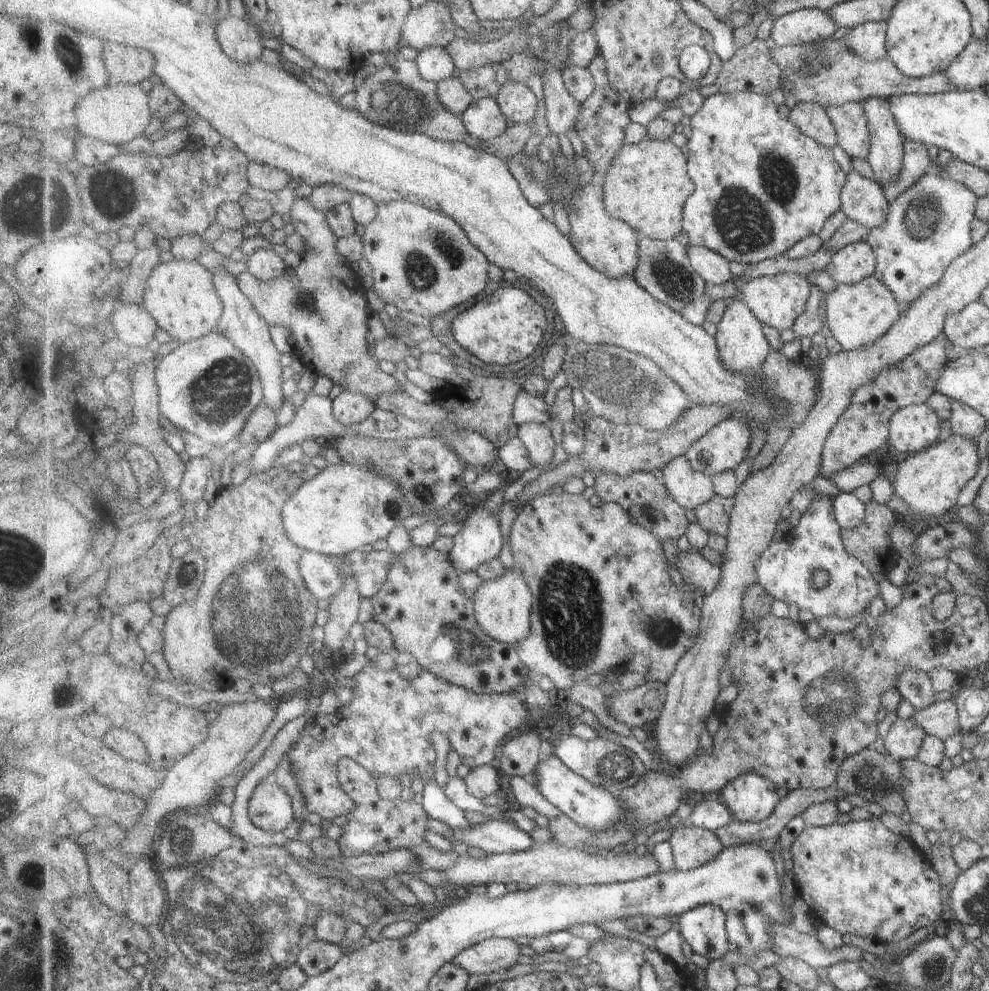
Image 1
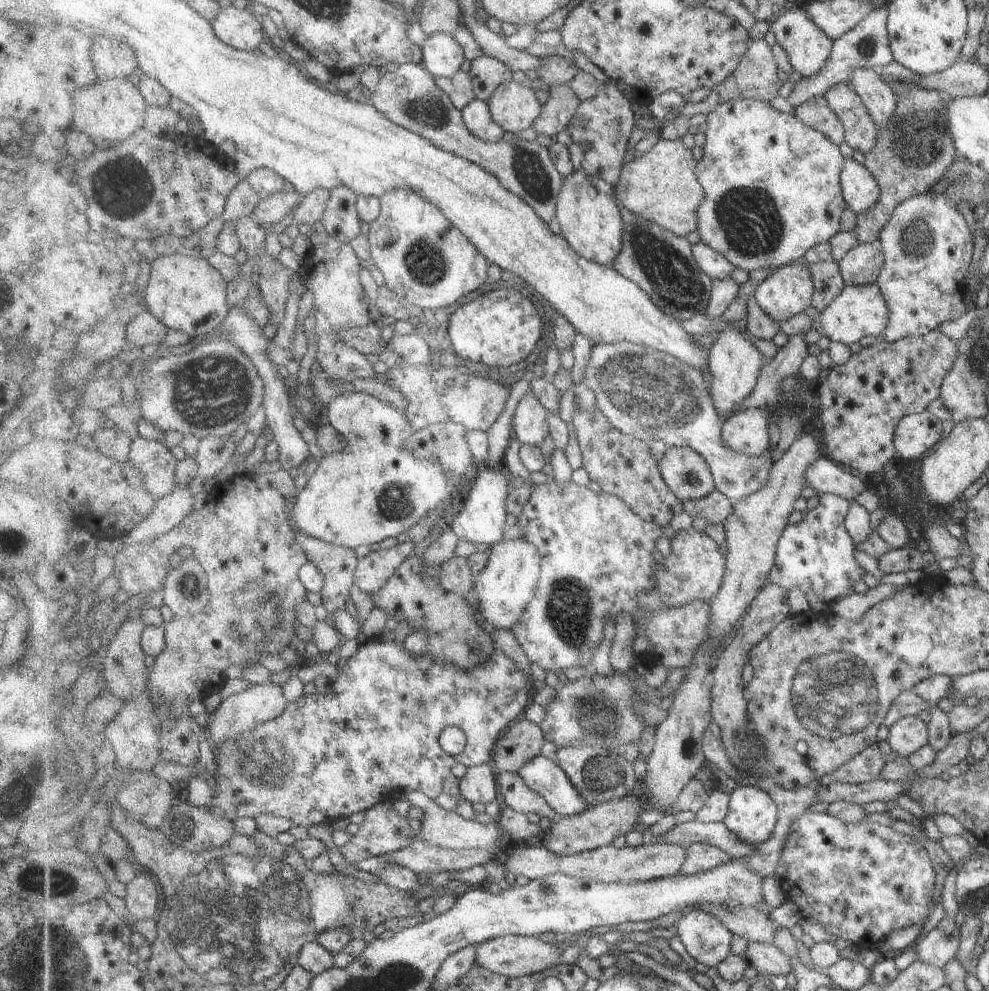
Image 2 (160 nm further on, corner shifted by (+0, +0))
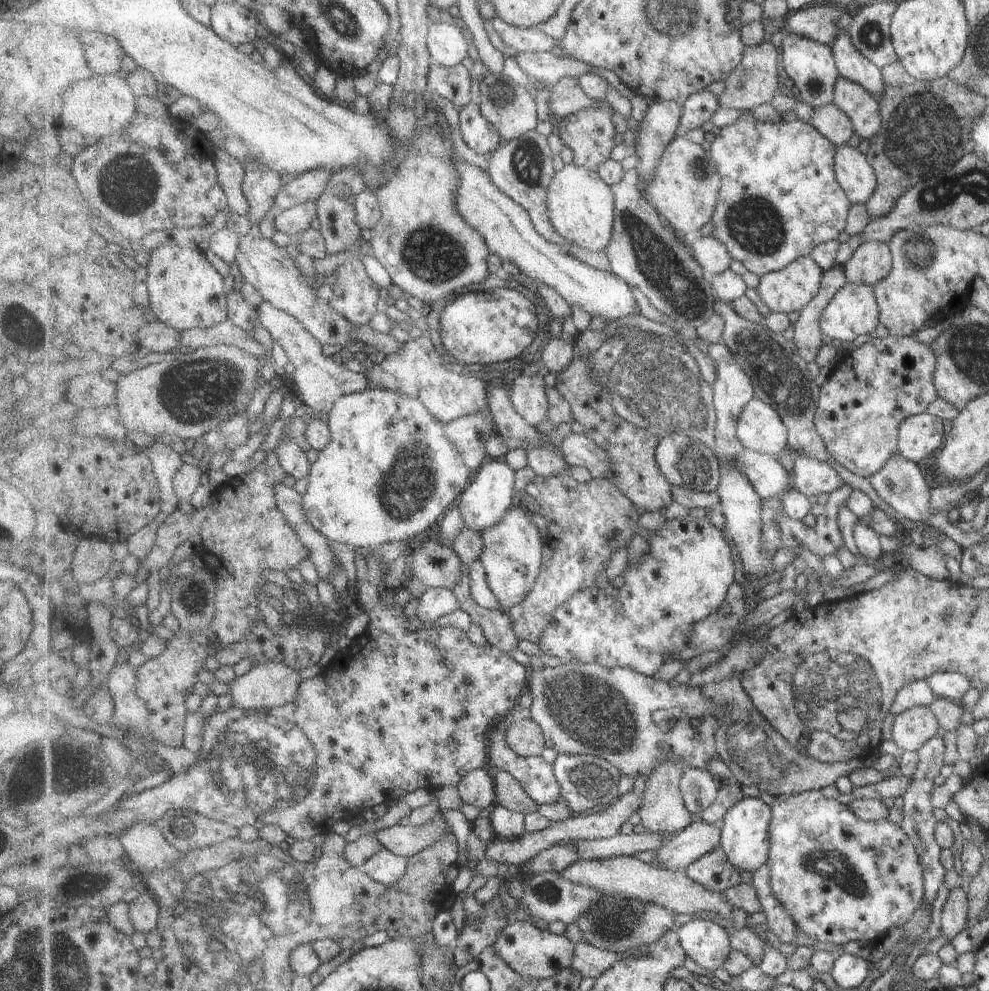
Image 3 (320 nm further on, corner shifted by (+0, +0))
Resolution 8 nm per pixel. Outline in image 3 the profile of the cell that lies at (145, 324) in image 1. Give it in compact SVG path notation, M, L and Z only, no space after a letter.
M163 321L147 323L138 334L141 347L150 352L173 352L181 345L181 331Z

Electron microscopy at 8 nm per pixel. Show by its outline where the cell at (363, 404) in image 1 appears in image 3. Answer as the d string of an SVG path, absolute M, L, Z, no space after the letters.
M371 388L361 392L351 393L333 402L332 410L329 414L328 425L332 434L331 442L325 449L319 452L318 459L312 464L310 477L308 478L307 491L304 495L304 513L307 520L328 539L351 544L355 549L363 546L374 547L378 544L389 544L389 542L410 542L415 541L417 534L422 535L437 527L438 522L447 511L457 504L460 496L468 488L471 482L471 469L466 465L462 452L455 443L449 440L446 435L445 424L425 406L421 399L412 396L405 396L399 391L388 388Z

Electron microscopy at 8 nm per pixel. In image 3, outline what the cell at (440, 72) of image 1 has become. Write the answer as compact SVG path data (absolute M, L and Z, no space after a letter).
M433 24L428 34L428 49L435 62L446 67L461 64L469 56L469 42L459 24Z

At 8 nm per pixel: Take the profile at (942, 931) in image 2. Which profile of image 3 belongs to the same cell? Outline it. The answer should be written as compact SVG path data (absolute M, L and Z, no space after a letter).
M962 886L948 890L940 912L939 930L947 939L952 939L965 926L967 919L966 892Z

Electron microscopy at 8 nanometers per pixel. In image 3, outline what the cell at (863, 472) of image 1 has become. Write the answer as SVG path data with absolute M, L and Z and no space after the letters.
M796 455L792 473L794 488L805 497L821 496L821 494L830 495L833 490L844 485L829 462L824 463L807 455Z

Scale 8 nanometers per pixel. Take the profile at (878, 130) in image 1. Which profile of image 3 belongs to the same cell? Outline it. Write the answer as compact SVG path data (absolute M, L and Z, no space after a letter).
M838 32L832 42L833 58L839 76L862 86L870 95L878 98L884 89L884 80L880 69L871 64L854 47L847 33Z

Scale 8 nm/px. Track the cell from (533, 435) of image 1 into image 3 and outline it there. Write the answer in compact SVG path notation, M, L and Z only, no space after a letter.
M520 374L513 380L510 397L530 425L535 427L548 420L550 402L543 377Z

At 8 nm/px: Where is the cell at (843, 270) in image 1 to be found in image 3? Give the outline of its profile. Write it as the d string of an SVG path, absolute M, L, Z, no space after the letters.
M863 241L843 264L848 283L873 286L892 270L892 253L887 243Z

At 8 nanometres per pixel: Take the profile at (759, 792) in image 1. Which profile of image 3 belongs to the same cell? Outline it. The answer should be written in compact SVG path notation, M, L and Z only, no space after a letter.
M745 797L727 811L721 822L722 841L720 846L728 855L733 866L740 875L749 878L769 860L771 850L770 824L772 821L771 807L760 798Z

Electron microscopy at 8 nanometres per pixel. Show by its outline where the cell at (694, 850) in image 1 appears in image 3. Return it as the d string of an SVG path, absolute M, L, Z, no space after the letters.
M719 846L713 852L696 860L685 871L691 880L702 884L710 891L720 893L731 888L733 870L735 870L733 863L722 847Z

